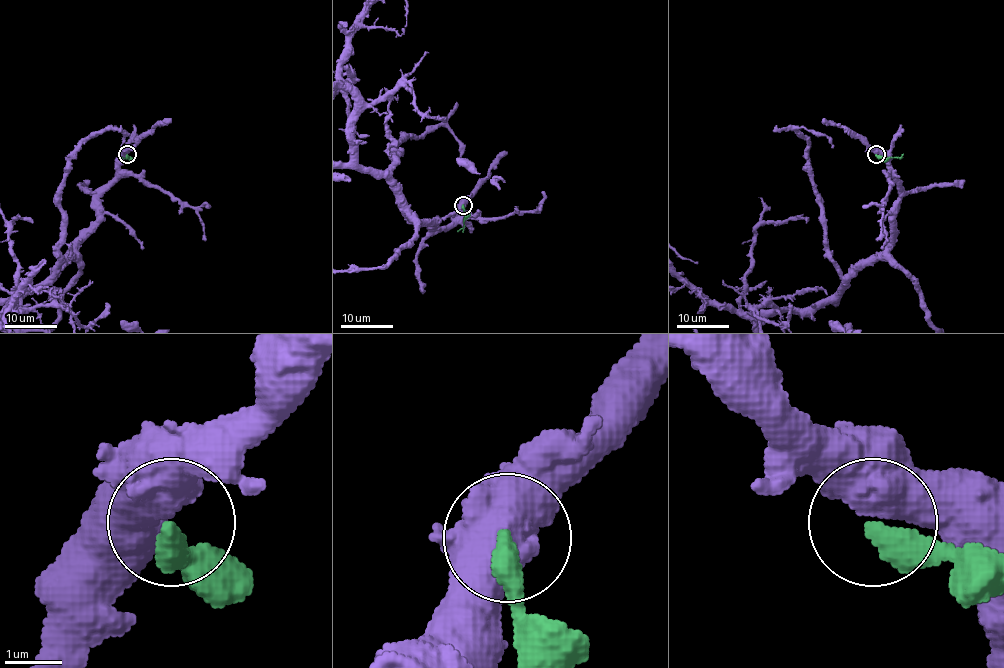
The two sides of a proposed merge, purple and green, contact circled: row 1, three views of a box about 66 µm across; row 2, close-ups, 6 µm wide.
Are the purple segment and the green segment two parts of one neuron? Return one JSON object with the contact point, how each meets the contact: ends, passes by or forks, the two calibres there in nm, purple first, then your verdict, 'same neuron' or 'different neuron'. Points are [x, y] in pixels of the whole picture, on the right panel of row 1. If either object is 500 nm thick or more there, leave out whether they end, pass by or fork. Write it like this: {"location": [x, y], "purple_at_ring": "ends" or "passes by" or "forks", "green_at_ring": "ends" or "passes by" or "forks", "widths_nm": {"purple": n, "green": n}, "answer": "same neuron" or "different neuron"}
{"location": [876, 154], "widths_nm": {"purple": 800, "green": 440}, "answer": "different neuron"}

